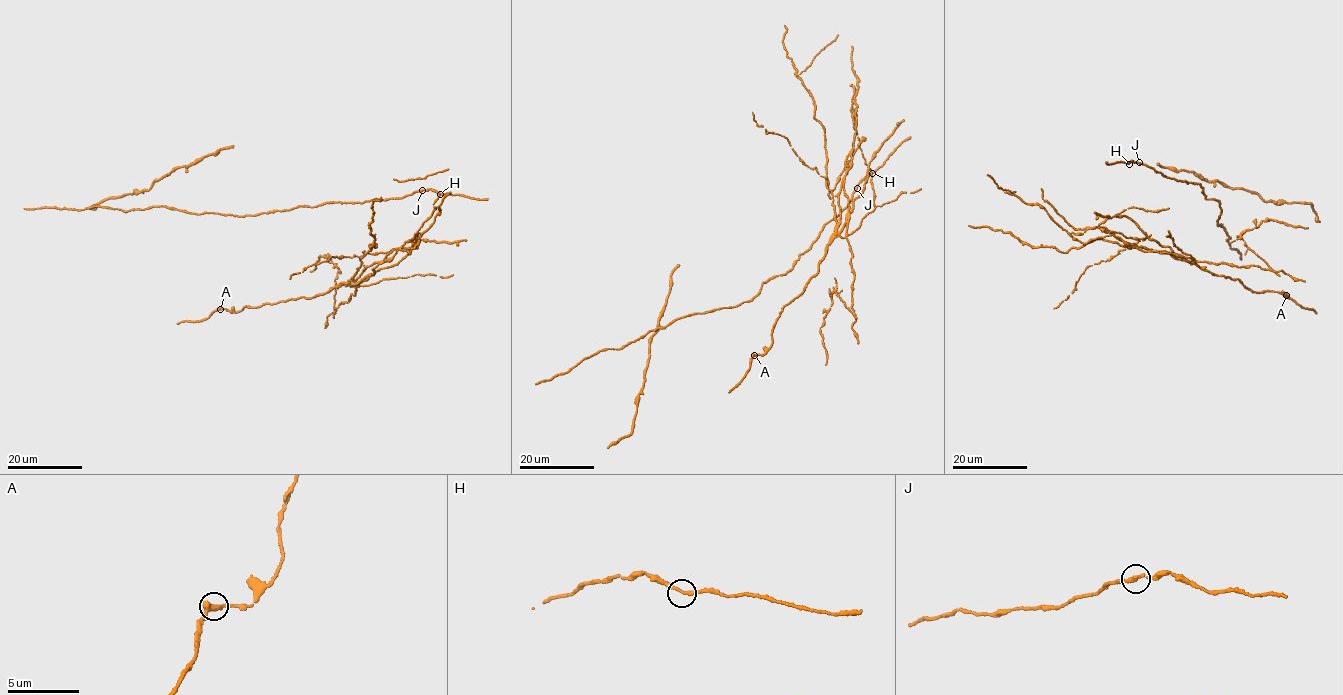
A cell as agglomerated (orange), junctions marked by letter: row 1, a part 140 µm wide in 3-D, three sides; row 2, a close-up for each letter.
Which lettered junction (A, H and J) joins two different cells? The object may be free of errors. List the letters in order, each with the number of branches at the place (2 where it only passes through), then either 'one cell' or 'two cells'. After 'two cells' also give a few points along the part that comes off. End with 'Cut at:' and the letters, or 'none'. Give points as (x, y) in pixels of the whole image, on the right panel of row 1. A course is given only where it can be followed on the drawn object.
A: branches 2; two cells
H: branches 2; one cell
J: branches 2; one cell
Cut at: A

